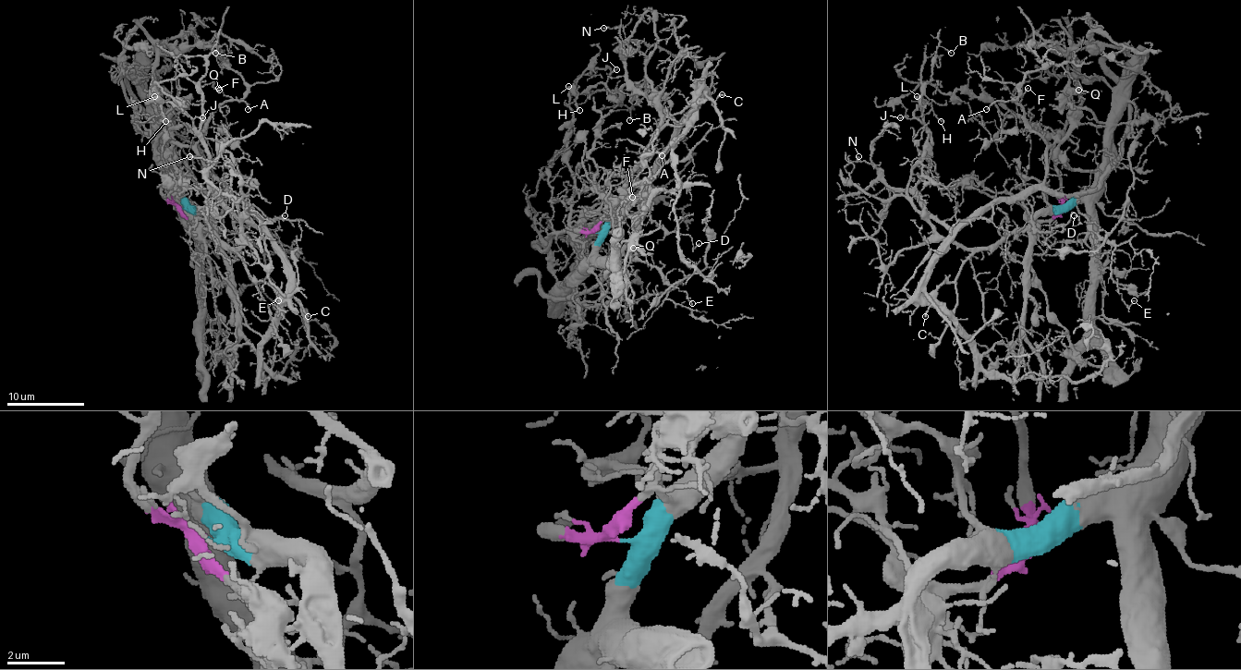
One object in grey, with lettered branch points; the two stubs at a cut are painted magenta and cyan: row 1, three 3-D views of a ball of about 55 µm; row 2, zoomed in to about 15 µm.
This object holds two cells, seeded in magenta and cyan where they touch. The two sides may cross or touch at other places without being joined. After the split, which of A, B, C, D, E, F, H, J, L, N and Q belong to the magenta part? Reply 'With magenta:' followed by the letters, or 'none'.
With magenta: A, B, C, D, E, F, H, J, L, N, Q

